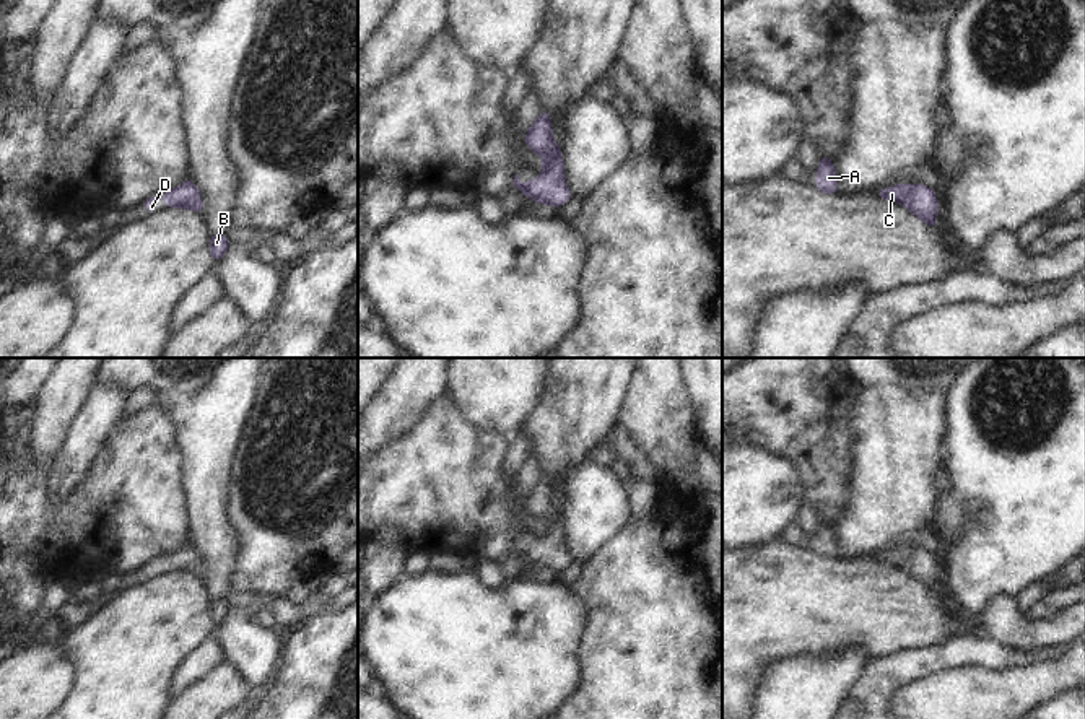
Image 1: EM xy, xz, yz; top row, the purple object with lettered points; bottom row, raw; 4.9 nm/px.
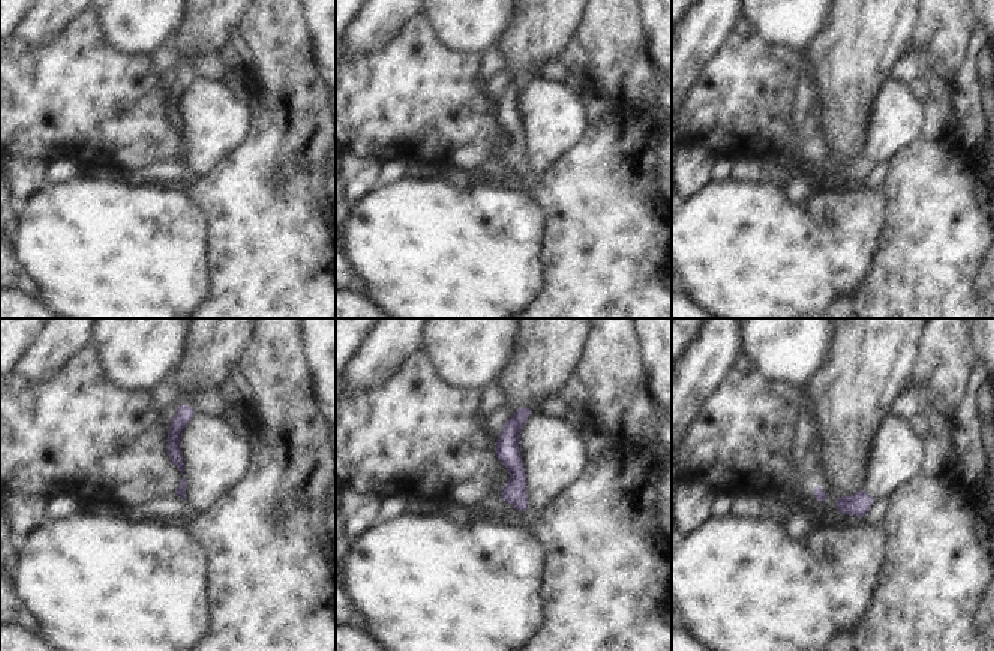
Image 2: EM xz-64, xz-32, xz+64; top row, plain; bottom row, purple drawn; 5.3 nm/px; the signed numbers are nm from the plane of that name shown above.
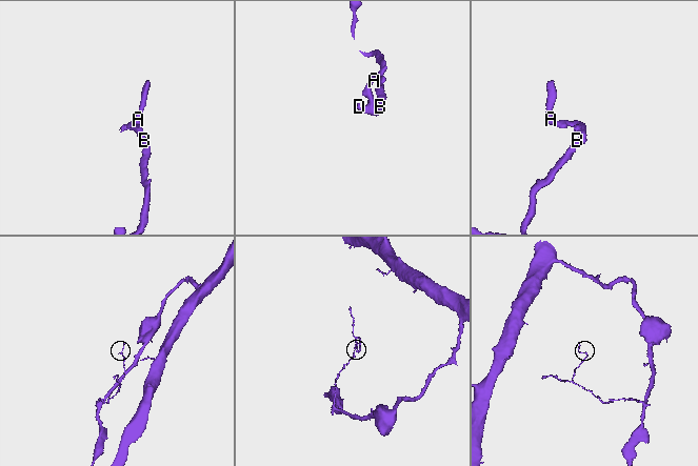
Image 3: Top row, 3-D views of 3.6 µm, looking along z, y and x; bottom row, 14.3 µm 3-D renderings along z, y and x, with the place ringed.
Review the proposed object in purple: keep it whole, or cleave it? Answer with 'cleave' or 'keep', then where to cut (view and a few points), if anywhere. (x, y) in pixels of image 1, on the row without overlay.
keep; cut none

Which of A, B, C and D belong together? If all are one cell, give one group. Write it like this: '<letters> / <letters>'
A B C D

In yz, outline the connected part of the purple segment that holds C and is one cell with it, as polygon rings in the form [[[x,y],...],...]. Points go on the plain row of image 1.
[[[898,548],[888,553],[878,553],[875,561],[888,563],[908,571],[909,576],[927,587],[932,595],[937,594],[935,582],[939,577],[939,564],[934,553],[924,548]]]

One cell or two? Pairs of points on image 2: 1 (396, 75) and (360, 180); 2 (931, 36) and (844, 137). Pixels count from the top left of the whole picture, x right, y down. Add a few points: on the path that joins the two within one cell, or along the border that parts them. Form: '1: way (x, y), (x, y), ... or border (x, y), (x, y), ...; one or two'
1: border (351, 153), (360, 158), (377, 158), (383, 162); two
2: border (918, 15), (913, 24), (912, 41); two

